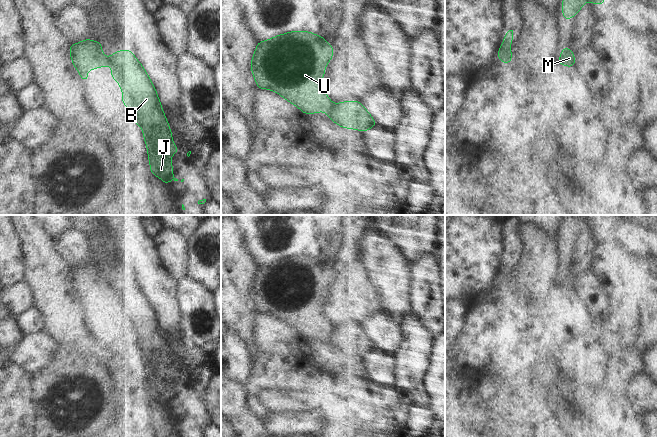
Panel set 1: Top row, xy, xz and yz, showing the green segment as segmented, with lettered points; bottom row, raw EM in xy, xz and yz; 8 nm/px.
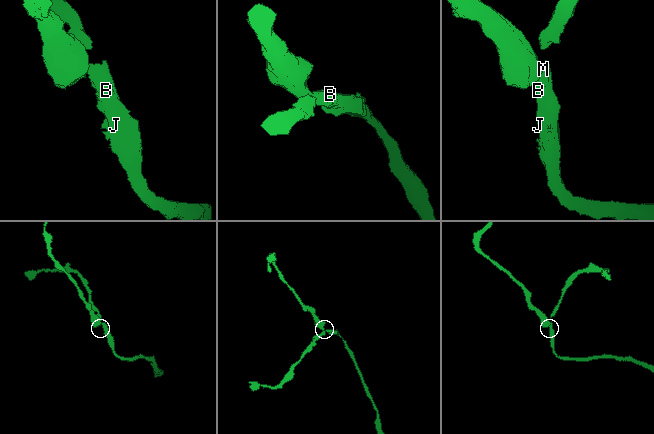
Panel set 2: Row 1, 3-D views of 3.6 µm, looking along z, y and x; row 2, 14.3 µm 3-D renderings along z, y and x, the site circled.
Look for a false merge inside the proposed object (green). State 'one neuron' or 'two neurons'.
two neurons

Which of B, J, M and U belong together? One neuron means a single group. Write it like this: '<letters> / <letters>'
B J M / U

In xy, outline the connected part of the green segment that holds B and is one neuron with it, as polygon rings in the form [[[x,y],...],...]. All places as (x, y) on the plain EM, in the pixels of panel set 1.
[[[130,274],[116,275],[107,282],[107,286],[111,290],[112,302],[119,307],[122,313],[122,325],[129,333],[129,342],[133,343],[143,354],[151,396],[156,401],[160,401],[164,408],[169,407],[171,404],[178,405],[172,399],[171,387],[171,379],[177,378],[178,373],[172,365],[168,345],[148,298]]]

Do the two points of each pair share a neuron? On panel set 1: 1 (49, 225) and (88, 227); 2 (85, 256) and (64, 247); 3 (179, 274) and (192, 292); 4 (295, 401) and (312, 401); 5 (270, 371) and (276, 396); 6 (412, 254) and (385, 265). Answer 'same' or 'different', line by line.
1: different
2: same
3: different
4: same
5: different
6: different

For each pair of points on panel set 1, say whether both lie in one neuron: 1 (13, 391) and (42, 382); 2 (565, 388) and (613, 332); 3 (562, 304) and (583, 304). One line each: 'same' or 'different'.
1: different
2: different
3: different

